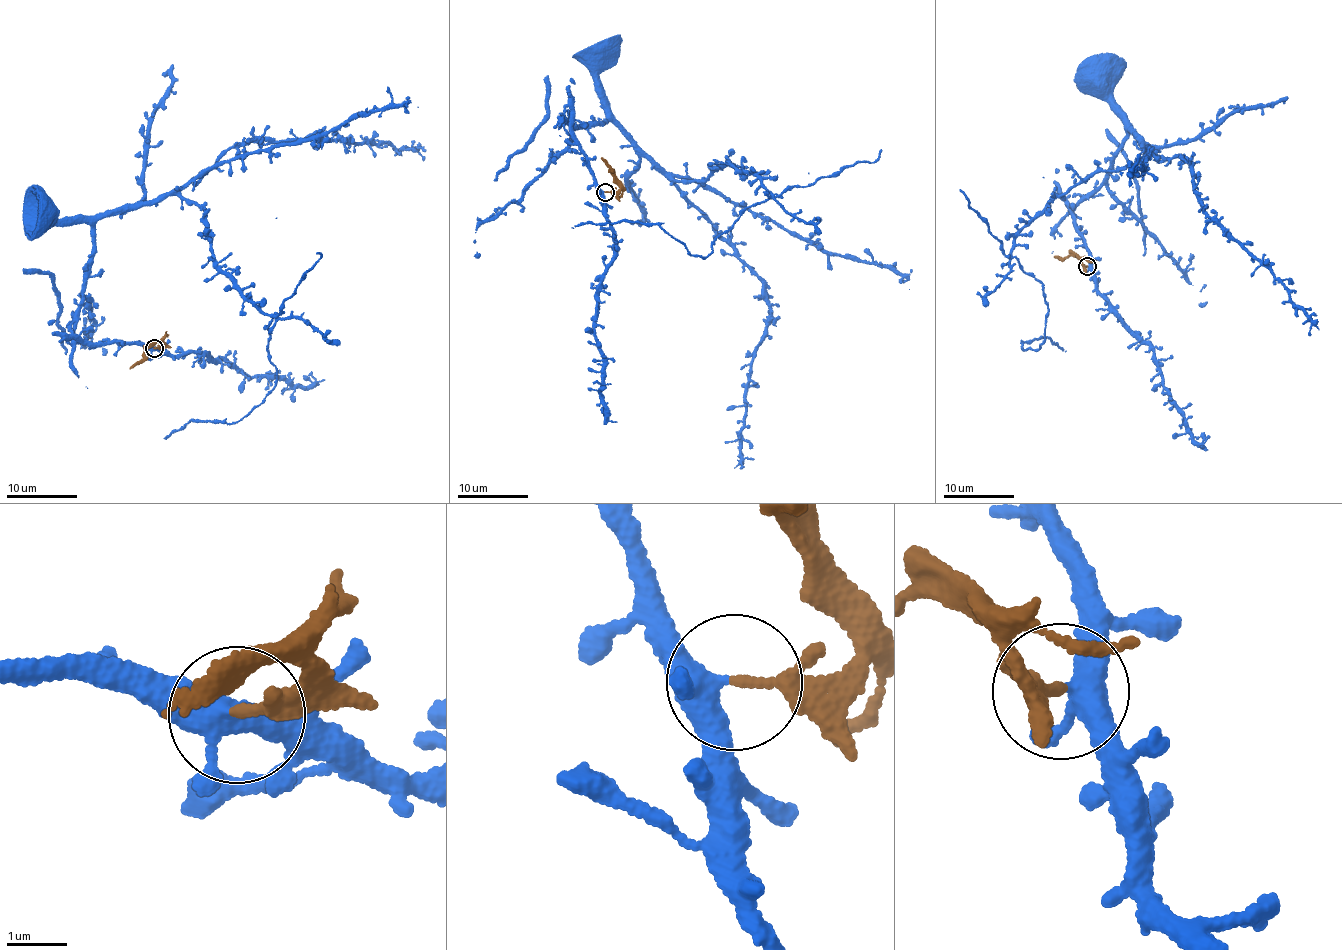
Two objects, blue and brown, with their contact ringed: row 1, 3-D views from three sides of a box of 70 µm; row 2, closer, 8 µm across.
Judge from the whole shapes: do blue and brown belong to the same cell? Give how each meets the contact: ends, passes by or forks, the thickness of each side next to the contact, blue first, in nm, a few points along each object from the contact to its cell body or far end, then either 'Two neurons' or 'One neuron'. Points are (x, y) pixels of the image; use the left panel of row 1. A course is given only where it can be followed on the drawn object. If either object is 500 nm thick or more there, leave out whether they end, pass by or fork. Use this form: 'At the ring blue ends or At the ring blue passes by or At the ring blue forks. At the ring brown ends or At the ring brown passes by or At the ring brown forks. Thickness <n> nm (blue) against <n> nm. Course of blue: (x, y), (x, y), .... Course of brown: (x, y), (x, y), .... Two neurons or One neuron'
At the ring blue forks. At the ring brown ends. Thickness 340 nm (blue) against 190 nm. Course of blue: (153, 348), (74, 333), (96, 221), (174, 194), (274, 313), (275, 383), (164, 439). Course of brown: (154, 349), (158, 345), (149, 348), (141, 360), (129, 369). Two neurons

